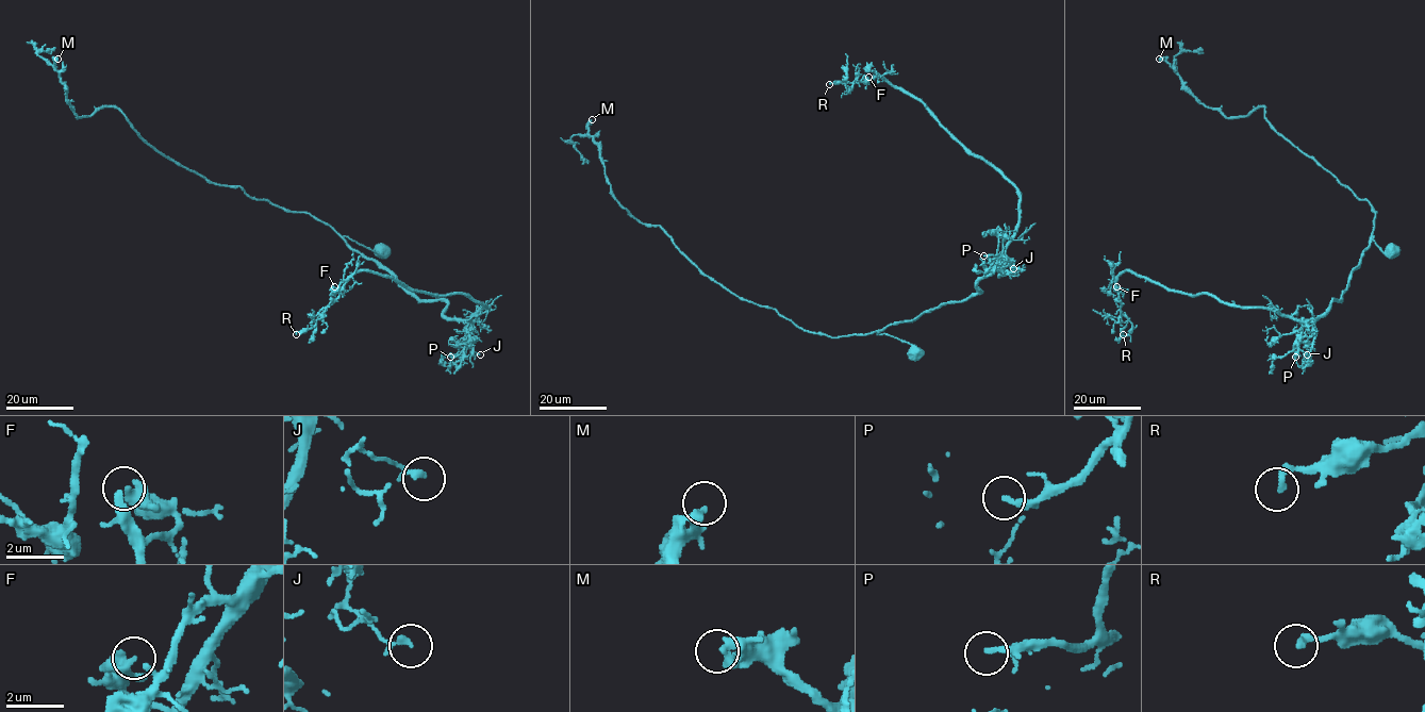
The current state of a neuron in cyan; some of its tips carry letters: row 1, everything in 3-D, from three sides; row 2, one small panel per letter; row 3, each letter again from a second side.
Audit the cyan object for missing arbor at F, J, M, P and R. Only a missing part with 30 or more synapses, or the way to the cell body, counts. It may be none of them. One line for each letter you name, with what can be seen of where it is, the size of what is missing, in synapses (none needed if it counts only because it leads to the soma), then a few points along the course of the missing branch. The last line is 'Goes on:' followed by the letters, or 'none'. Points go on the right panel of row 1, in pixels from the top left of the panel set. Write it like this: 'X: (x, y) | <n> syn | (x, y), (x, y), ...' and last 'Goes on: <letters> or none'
M: (1159, 59) | 30 syn | (1159, 59), (1144, 50), (1156, 46)
Goes on: M

